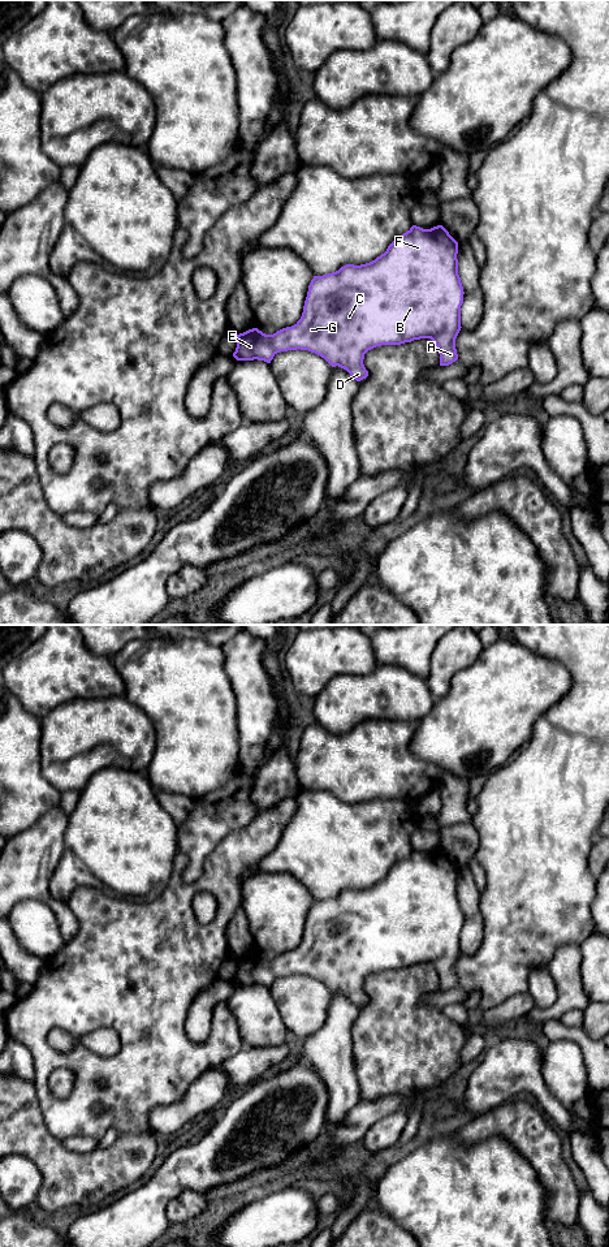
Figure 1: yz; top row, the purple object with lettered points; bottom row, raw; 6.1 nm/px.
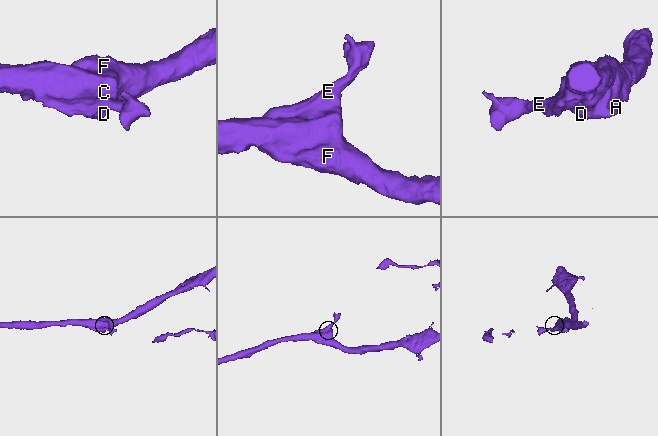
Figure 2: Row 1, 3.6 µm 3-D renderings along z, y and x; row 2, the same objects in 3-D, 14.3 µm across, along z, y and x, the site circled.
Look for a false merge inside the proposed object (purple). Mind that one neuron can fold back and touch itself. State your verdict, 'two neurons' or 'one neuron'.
one neuron

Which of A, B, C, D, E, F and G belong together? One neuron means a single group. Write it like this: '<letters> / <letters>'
A B C D E F G

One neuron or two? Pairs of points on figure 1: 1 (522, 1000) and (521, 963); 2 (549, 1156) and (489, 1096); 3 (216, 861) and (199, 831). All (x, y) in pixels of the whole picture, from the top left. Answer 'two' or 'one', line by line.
1: two
2: two
3: two

